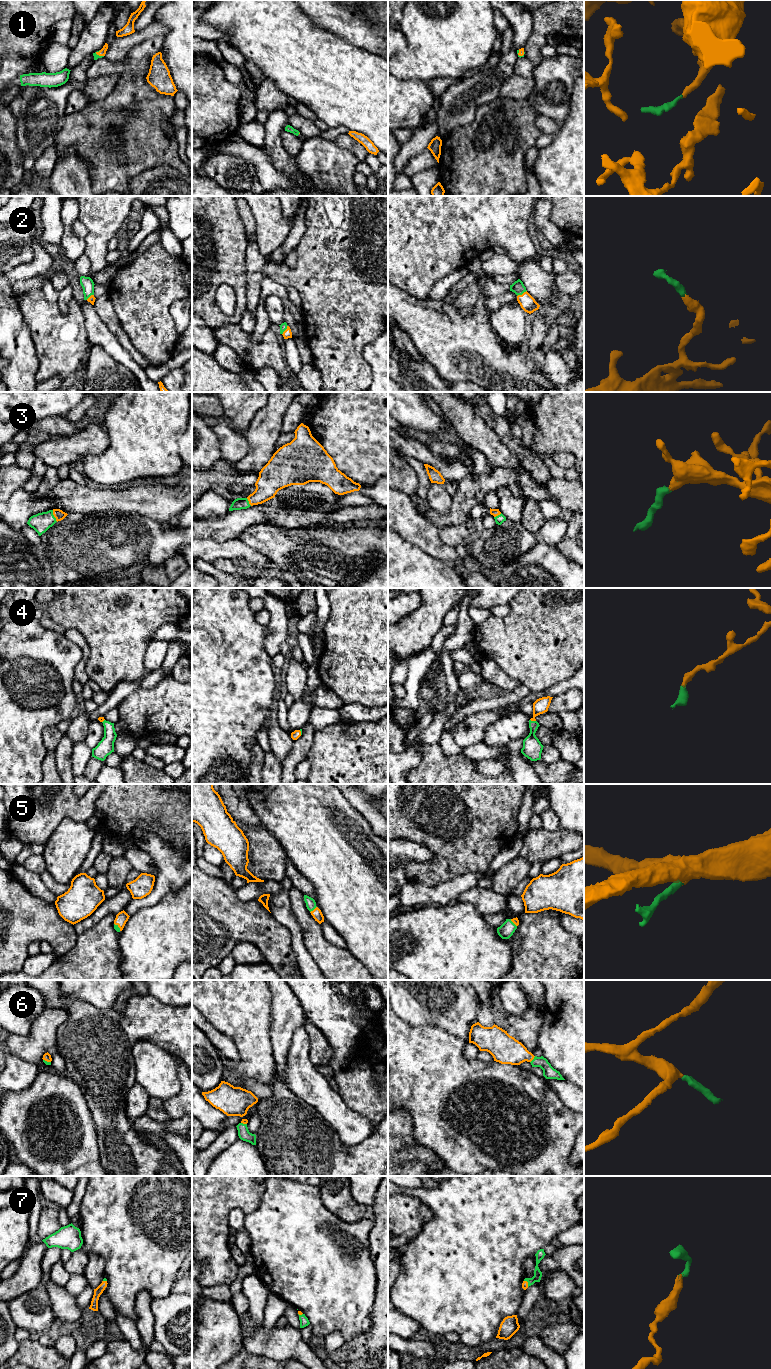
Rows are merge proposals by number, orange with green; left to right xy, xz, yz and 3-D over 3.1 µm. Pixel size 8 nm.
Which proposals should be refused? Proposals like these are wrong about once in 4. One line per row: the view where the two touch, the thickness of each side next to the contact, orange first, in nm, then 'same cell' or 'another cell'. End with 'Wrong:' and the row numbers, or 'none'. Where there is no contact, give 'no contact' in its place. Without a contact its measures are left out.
1: contact in xy; calibres 60 and 40 nm; same cell
2: contact in yz; calibres 120 and 100 nm; same cell
3: contact in xy; calibres 80 and 160 nm; same cell
4: contact in yz; calibres 120 and 160 nm; same cell
5: contact in xz; calibres 80 and 80 nm; same cell
6: contact in yz; calibres 240 and 100 nm; same cell
7: contact in yz; calibres 50 and 70 nm; same cell
Wrong: none

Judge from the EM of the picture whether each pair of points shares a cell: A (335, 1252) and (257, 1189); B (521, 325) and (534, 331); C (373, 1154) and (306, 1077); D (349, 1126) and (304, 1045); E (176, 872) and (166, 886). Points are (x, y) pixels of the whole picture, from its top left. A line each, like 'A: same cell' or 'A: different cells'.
A: different cells
B: different cells
C: different cells
D: same cell
E: same cell

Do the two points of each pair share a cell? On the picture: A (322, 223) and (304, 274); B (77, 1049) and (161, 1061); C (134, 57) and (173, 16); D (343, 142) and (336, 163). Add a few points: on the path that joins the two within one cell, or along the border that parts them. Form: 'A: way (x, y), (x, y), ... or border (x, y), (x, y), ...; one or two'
A: way (322, 236), (322, 256), (317, 261); one
B: border (150, 1041), (137, 1041), (131, 1047), (135, 1080); two
C: border (163, 35), (164, 42), (158, 51); two
D: border (332, 141), (348, 149), (360, 161); two

